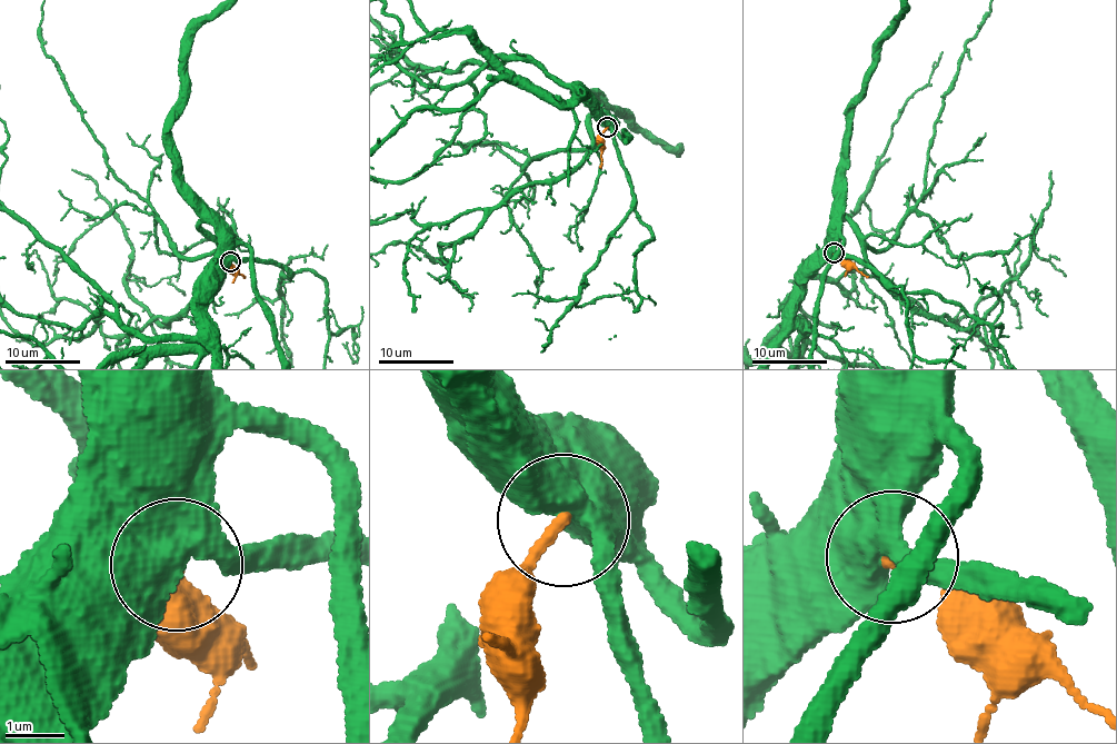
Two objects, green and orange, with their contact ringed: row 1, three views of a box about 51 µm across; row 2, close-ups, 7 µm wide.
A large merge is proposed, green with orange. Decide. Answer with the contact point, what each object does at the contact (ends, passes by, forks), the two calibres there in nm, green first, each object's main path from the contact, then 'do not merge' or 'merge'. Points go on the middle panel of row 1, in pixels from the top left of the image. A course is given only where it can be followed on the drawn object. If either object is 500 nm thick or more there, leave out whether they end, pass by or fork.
(607, 127) | 600/180 nm | orange via (607, 128), (602, 141), (601, 168) | do not merge

